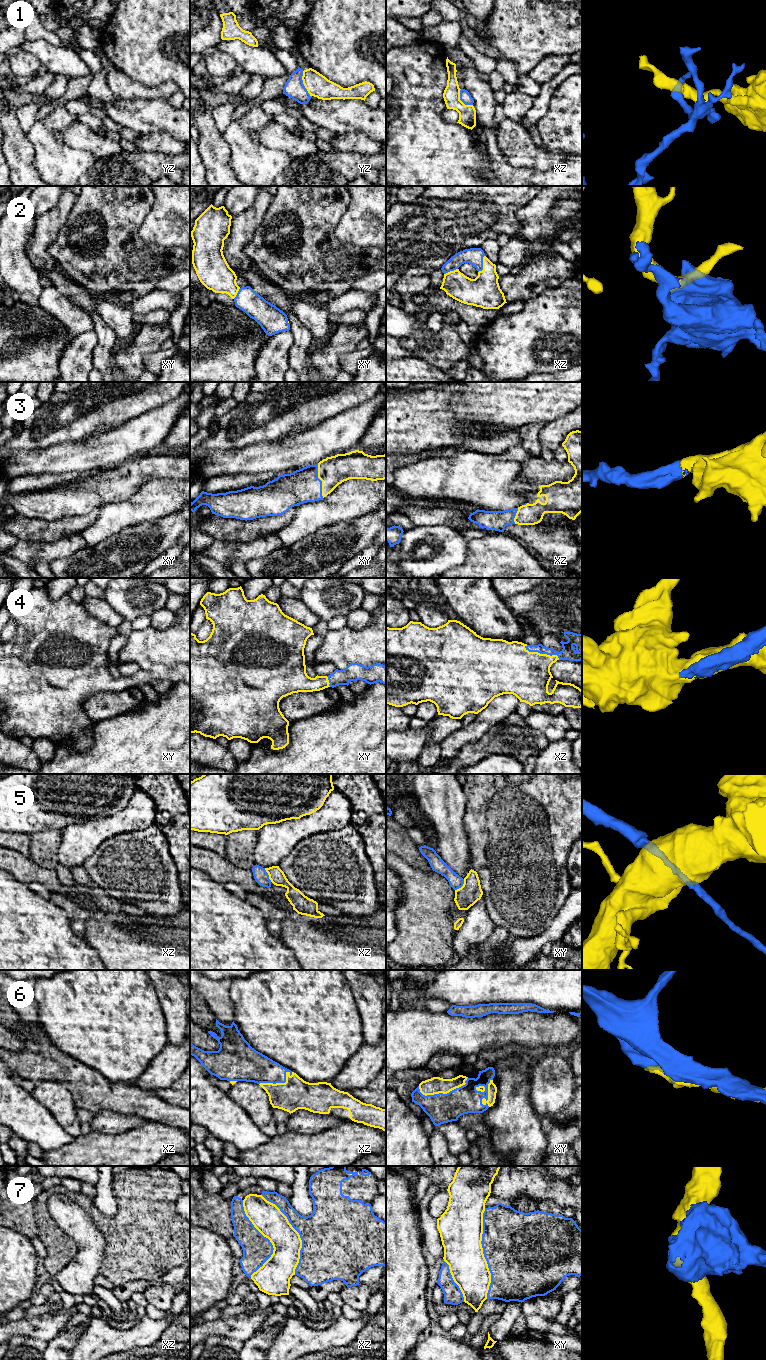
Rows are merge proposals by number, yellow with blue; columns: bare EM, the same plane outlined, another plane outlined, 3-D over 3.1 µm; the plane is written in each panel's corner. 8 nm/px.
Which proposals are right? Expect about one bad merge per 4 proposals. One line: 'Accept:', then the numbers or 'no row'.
Accept: 2, 3, 4, 6

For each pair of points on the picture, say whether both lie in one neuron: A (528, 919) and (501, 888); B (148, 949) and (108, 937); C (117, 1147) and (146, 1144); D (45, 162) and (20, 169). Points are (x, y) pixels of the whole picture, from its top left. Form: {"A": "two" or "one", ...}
{"A": "one", "B": "one", "C": "one", "D": "two"}

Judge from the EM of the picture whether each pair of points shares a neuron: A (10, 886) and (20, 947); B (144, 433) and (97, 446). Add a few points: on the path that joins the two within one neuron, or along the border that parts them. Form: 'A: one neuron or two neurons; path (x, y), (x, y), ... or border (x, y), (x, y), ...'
A: one neuron; path (10, 901), (10, 932)
B: one neuron; path (132, 438), (116, 446), (109, 446)

